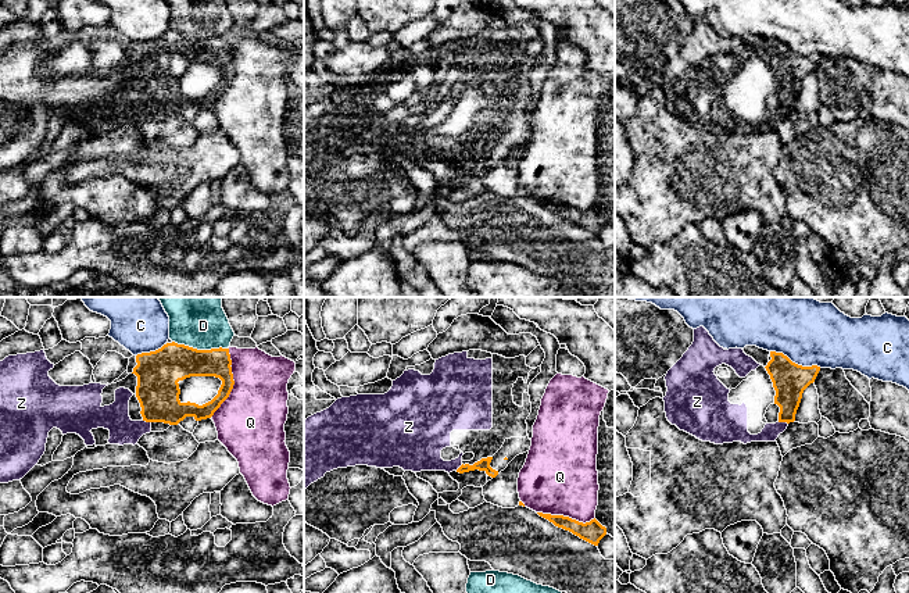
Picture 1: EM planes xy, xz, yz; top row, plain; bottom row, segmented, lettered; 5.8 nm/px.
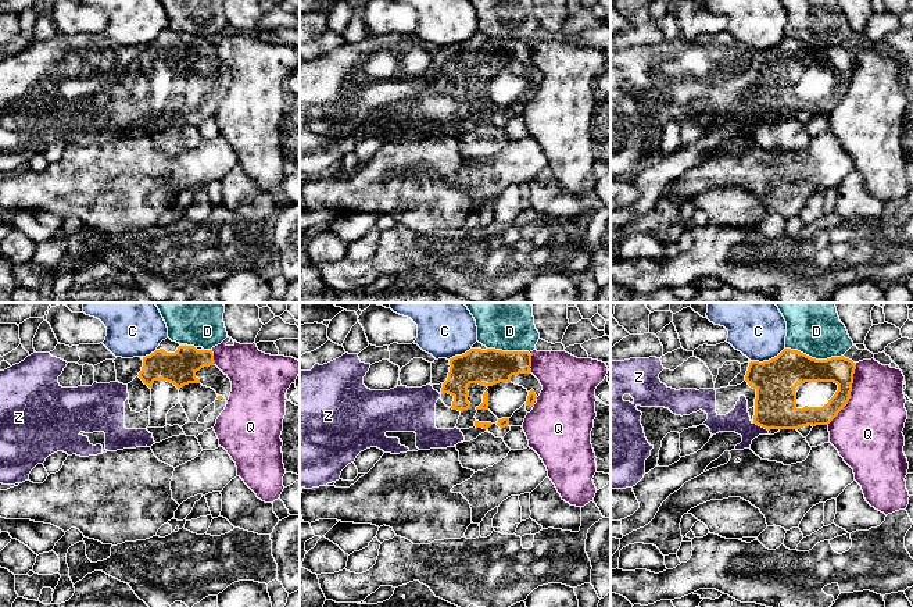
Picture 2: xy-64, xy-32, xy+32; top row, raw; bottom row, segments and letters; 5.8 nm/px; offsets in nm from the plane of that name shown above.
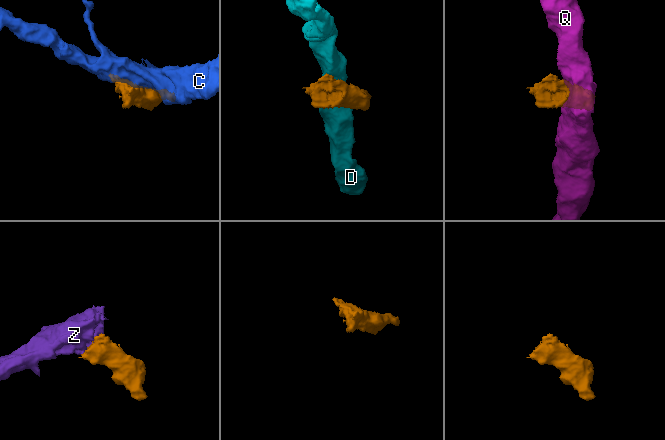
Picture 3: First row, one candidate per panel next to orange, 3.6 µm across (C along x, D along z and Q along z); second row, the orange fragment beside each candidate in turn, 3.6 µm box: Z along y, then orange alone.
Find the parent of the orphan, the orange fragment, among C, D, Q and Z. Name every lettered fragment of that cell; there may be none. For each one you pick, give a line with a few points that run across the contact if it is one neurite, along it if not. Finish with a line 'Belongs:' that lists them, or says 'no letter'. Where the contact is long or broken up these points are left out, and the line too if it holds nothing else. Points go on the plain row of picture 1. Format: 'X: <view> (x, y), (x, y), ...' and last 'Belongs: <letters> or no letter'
Z: yz (790, 68), (788, 97), (783, 110), (770, 121)
Belongs: Z

